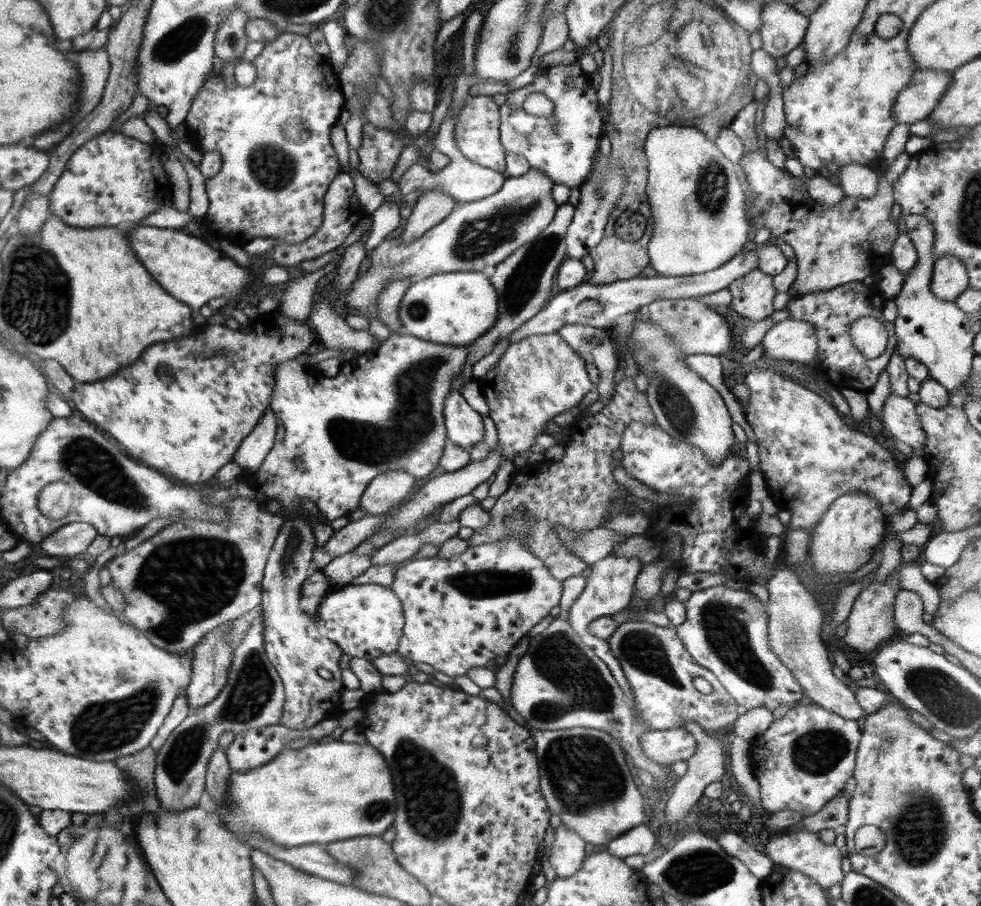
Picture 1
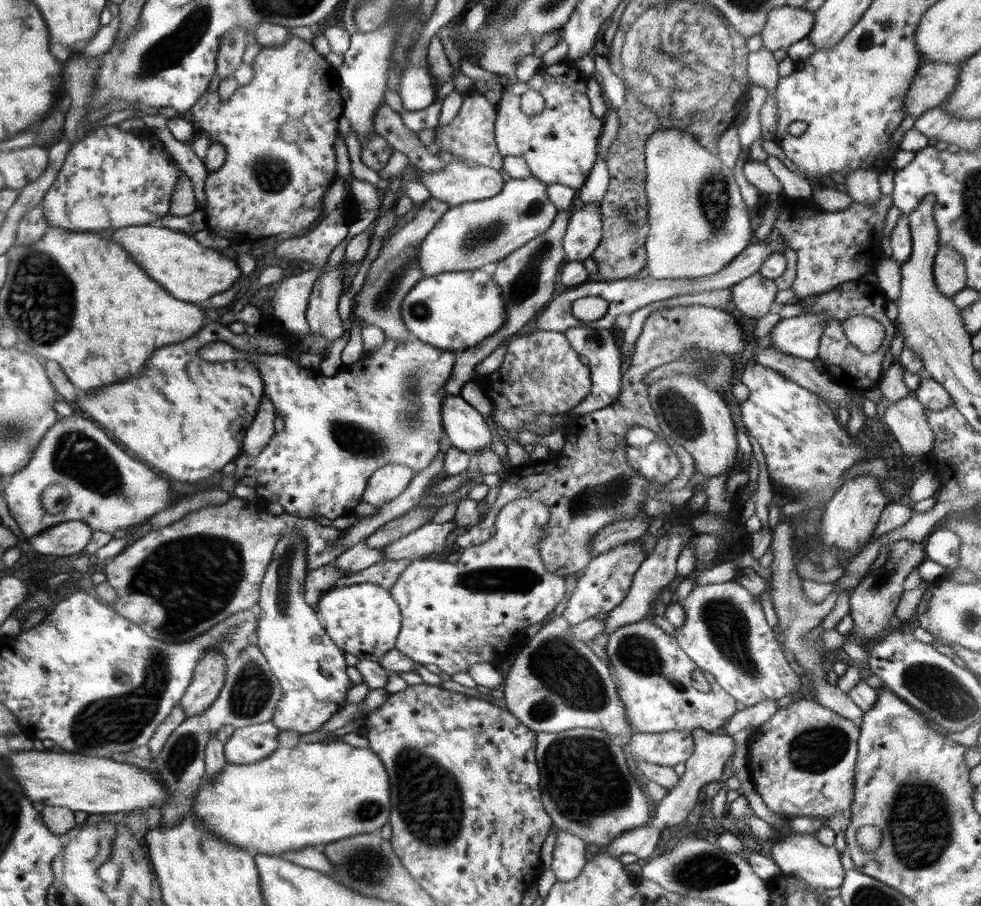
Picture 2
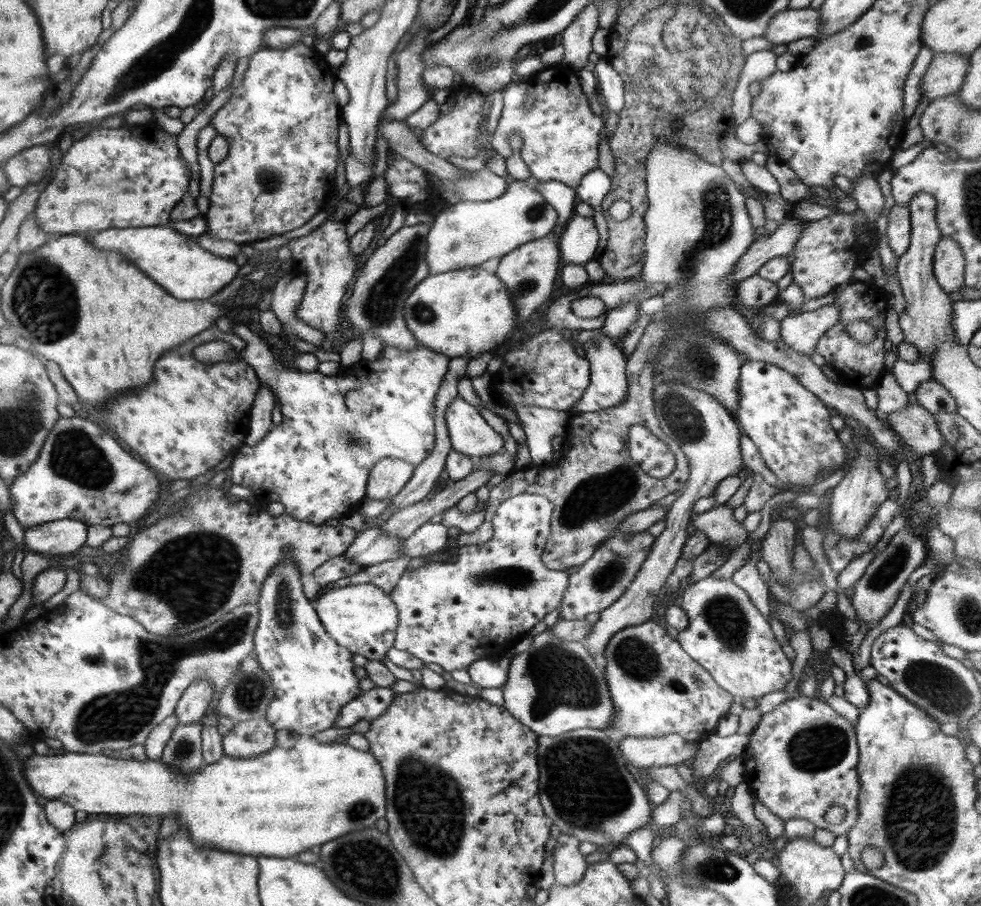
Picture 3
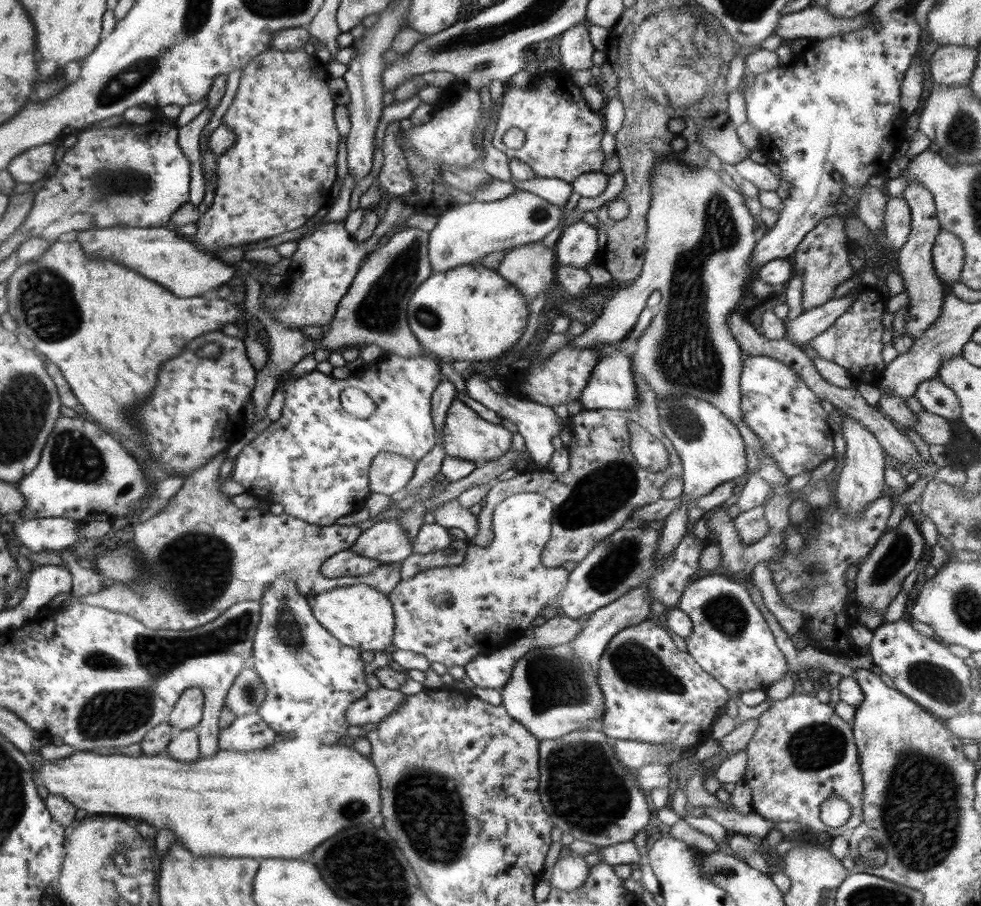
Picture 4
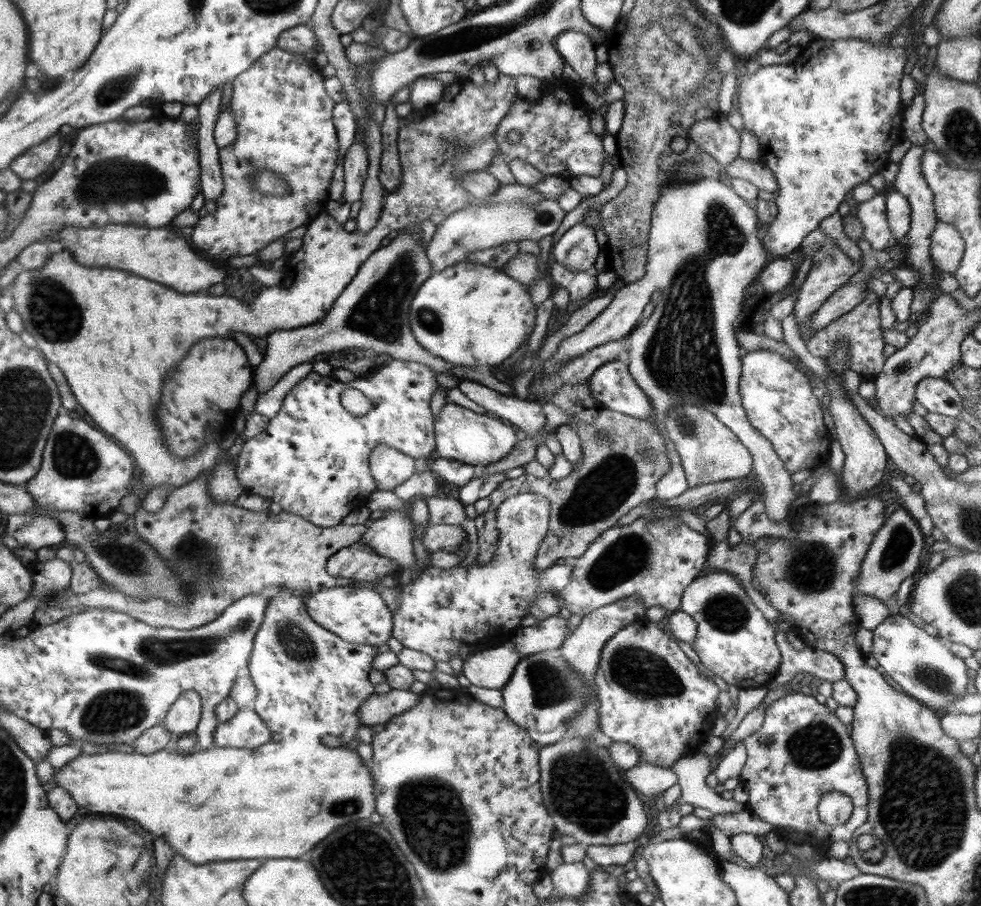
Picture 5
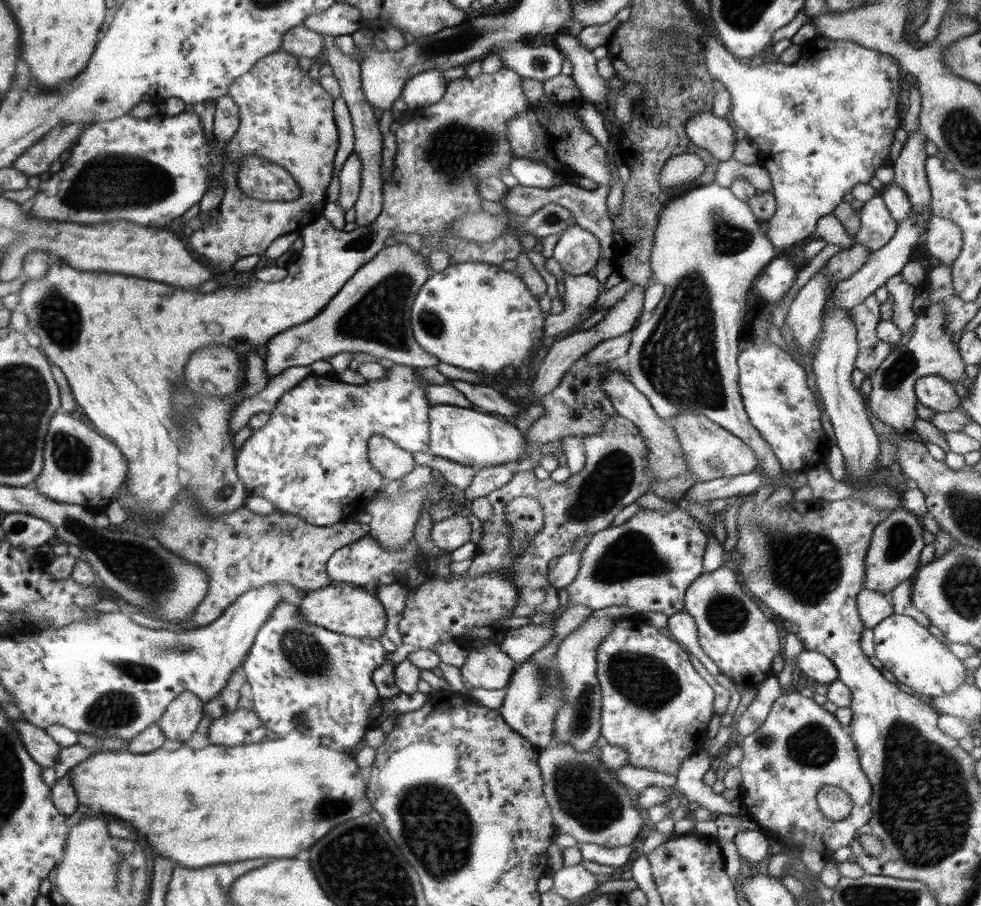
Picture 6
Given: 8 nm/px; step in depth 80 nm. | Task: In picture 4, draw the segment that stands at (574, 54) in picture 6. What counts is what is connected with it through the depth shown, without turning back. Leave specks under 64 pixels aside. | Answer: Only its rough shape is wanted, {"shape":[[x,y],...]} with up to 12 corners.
{"shape":[[589,24],[571,26],[556,49],[565,72],[592,68]]}

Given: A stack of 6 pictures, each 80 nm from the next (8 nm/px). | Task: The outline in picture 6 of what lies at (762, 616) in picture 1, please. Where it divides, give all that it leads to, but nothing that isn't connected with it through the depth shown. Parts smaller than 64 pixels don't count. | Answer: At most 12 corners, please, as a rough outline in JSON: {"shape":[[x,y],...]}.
{"shape":[[738,571],[688,586],[701,649],[734,684],[773,673],[783,631]]}

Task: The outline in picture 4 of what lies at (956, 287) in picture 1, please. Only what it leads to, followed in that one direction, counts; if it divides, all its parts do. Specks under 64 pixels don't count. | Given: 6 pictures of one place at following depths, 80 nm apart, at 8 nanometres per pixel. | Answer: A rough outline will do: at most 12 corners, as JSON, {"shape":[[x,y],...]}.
{"shape":[[936,235],[933,267],[943,284],[959,280],[965,252],[958,236]]}

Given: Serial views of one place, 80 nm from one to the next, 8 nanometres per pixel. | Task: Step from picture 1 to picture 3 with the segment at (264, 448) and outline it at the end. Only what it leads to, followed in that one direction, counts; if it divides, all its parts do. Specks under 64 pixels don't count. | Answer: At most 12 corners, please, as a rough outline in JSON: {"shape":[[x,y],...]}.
{"shape":[[261,384],[252,408],[246,446],[256,446],[273,427],[277,398]]}

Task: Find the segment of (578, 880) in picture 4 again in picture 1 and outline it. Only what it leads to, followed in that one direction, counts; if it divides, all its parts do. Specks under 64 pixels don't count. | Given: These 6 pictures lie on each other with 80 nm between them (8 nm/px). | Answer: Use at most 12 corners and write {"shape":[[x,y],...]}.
{"shape":[[559,825],[548,862],[560,878],[572,876],[586,841]]}

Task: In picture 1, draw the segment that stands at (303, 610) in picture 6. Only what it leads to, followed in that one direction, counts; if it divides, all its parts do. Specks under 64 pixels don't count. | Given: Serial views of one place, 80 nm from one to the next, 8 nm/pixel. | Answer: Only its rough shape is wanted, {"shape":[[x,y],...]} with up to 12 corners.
{"shape":[[389,587],[330,590],[316,618],[344,654],[397,652],[405,624]]}

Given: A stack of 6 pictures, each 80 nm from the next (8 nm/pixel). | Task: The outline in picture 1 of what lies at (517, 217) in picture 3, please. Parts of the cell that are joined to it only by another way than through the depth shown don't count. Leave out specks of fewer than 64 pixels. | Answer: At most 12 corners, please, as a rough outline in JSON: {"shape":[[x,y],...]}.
{"shape":[[531,168],[408,244],[384,239],[341,305],[375,315],[389,280],[482,272],[536,238],[558,206]]}

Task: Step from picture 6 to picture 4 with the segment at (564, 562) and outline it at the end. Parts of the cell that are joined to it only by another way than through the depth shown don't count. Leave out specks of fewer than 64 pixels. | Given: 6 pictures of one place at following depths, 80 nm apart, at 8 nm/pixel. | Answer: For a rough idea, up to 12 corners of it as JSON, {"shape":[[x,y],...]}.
{"shape":[[507,496],[493,541],[387,596],[393,645],[448,669],[557,603],[553,502]]}

